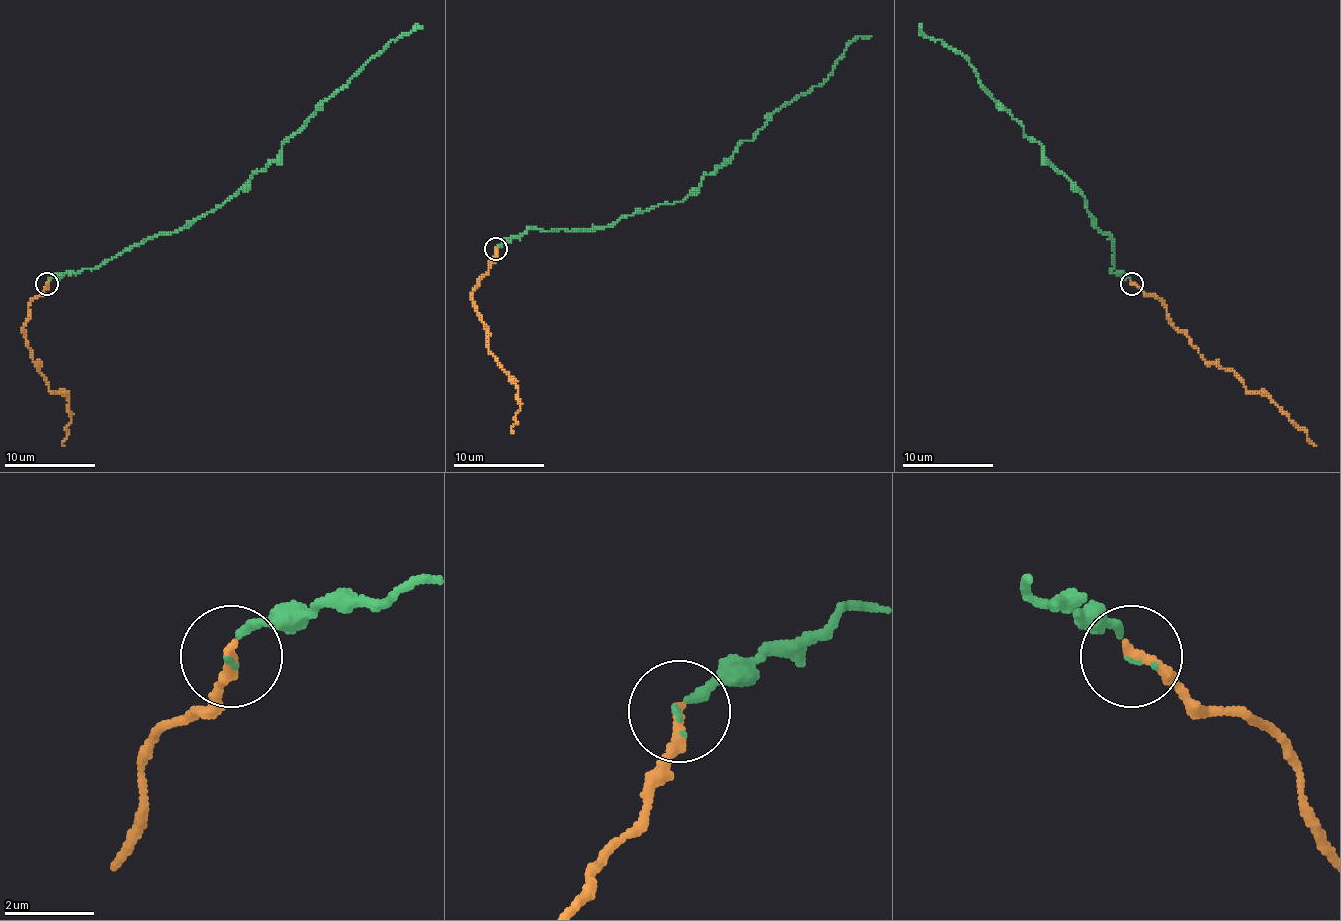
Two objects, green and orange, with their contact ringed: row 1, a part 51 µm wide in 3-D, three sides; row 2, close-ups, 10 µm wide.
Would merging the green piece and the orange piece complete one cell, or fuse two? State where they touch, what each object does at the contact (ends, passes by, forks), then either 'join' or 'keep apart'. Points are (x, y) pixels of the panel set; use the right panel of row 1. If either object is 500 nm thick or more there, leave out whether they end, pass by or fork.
at (1132, 284); green ends there; orange ends there; join

